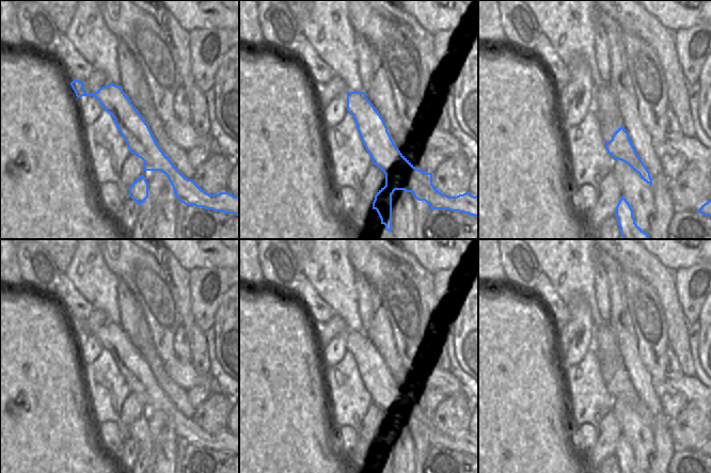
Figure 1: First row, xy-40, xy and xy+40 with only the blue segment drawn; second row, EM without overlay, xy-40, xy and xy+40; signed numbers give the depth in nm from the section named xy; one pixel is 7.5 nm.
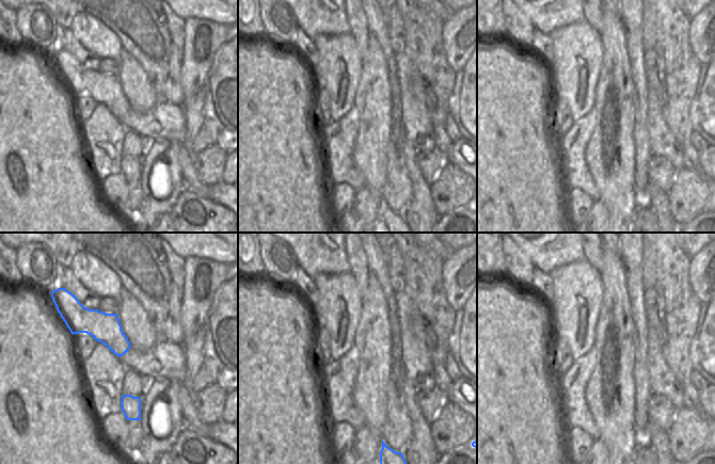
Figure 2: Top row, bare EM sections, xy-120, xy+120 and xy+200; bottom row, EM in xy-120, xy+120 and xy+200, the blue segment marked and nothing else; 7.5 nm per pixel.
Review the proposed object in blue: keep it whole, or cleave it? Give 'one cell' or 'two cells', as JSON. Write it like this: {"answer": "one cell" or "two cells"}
{"answer": "two cells"}

